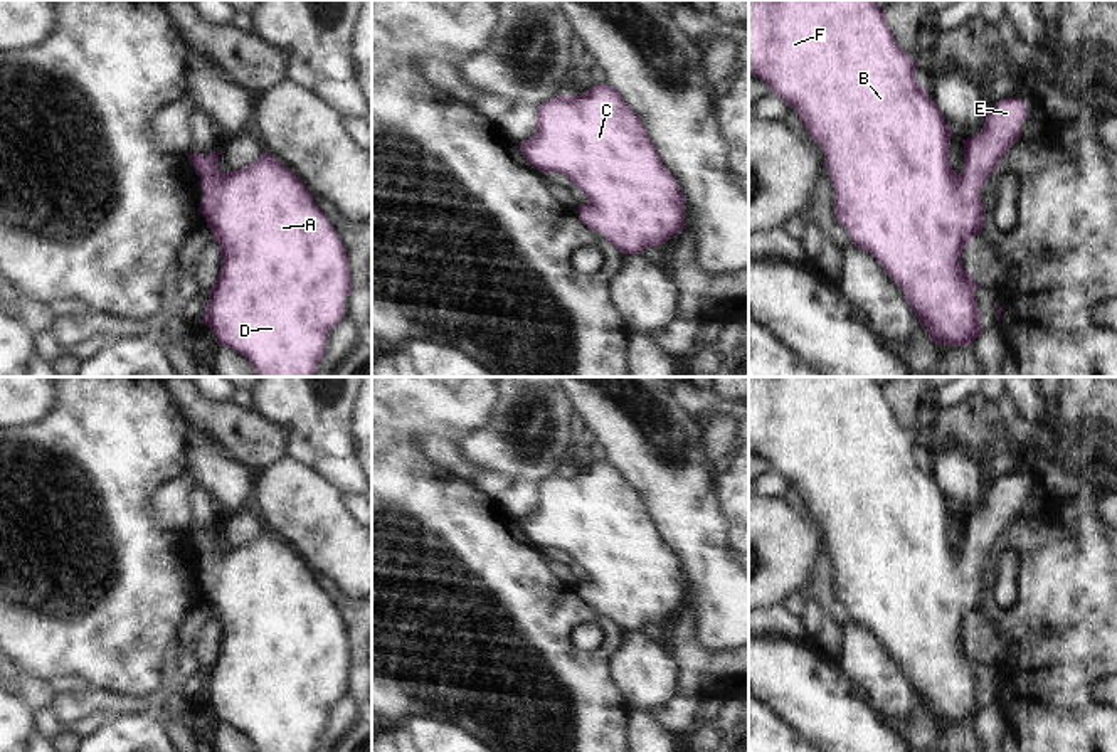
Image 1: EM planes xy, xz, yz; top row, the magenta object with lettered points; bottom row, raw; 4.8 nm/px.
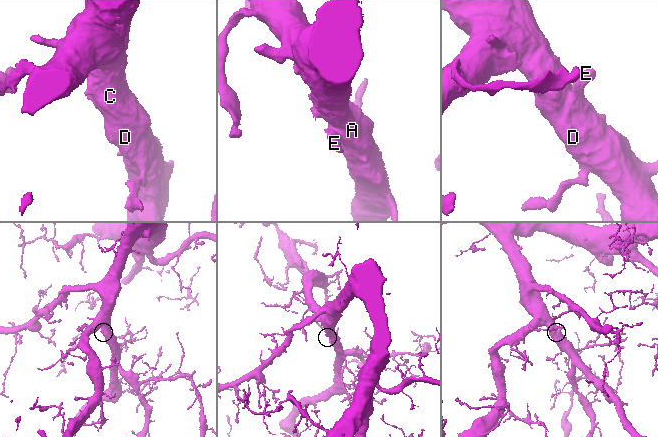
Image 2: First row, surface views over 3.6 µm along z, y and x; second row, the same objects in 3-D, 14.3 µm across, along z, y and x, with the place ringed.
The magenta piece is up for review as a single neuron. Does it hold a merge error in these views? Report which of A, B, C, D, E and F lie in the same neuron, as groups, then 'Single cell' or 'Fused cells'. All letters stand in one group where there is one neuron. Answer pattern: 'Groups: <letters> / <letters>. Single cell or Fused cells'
Groups: A B C D E F. Single cell

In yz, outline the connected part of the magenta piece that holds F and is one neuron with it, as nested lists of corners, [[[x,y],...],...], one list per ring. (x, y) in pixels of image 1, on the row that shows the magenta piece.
[[[749,0],[749,76],[764,81],[770,93],[781,98],[789,108],[794,108],[804,130],[821,146],[834,188],[834,214],[838,224],[848,230],[853,246],[870,252],[902,289],[907,303],[922,323],[922,330],[935,345],[967,347],[979,338],[984,330],[979,326],[977,298],[974,294],[979,284],[967,274],[967,269],[961,264],[961,257],[967,242],[981,234],[982,204],[979,192],[1006,151],[1018,141],[1019,124],[1026,119],[1026,103],[1013,98],[996,103],[987,113],[982,130],[976,136],[962,140],[966,151],[964,170],[957,175],[949,163],[949,141],[954,133],[939,111],[939,106],[925,94],[925,87],[915,81],[915,71],[915,62],[907,52],[898,49],[885,22],[885,13],[875,0]]]

